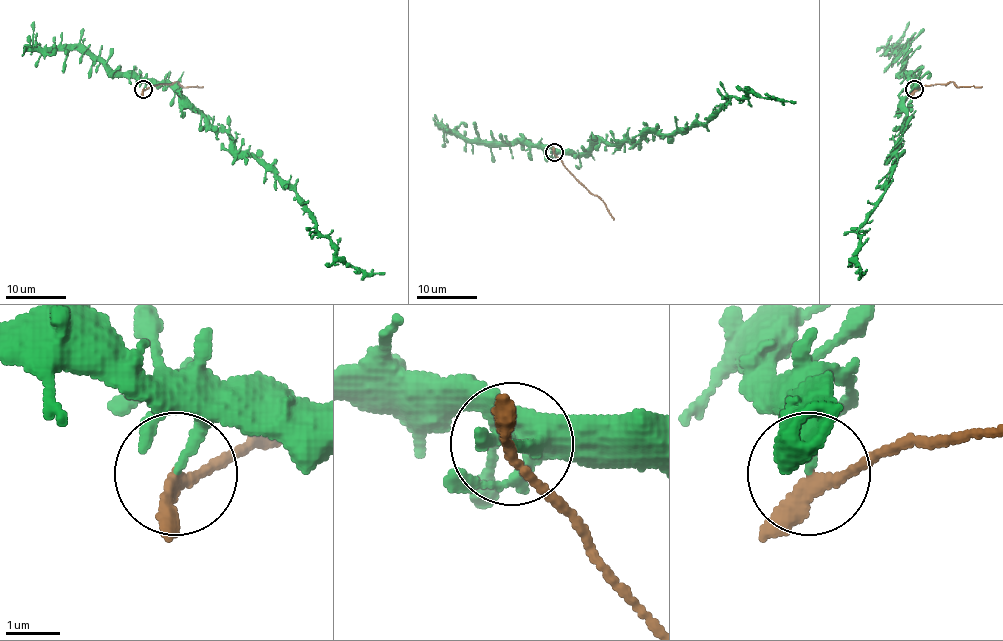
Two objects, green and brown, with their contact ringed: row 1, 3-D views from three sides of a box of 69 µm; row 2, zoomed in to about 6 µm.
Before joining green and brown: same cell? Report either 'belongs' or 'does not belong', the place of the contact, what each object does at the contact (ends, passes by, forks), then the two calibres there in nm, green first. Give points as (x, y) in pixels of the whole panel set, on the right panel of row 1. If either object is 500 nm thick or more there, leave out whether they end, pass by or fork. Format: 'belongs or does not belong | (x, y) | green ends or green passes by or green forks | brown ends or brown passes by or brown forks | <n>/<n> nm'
does not belong | (914, 89) | green ends | brown passes by | 160/200 nm

